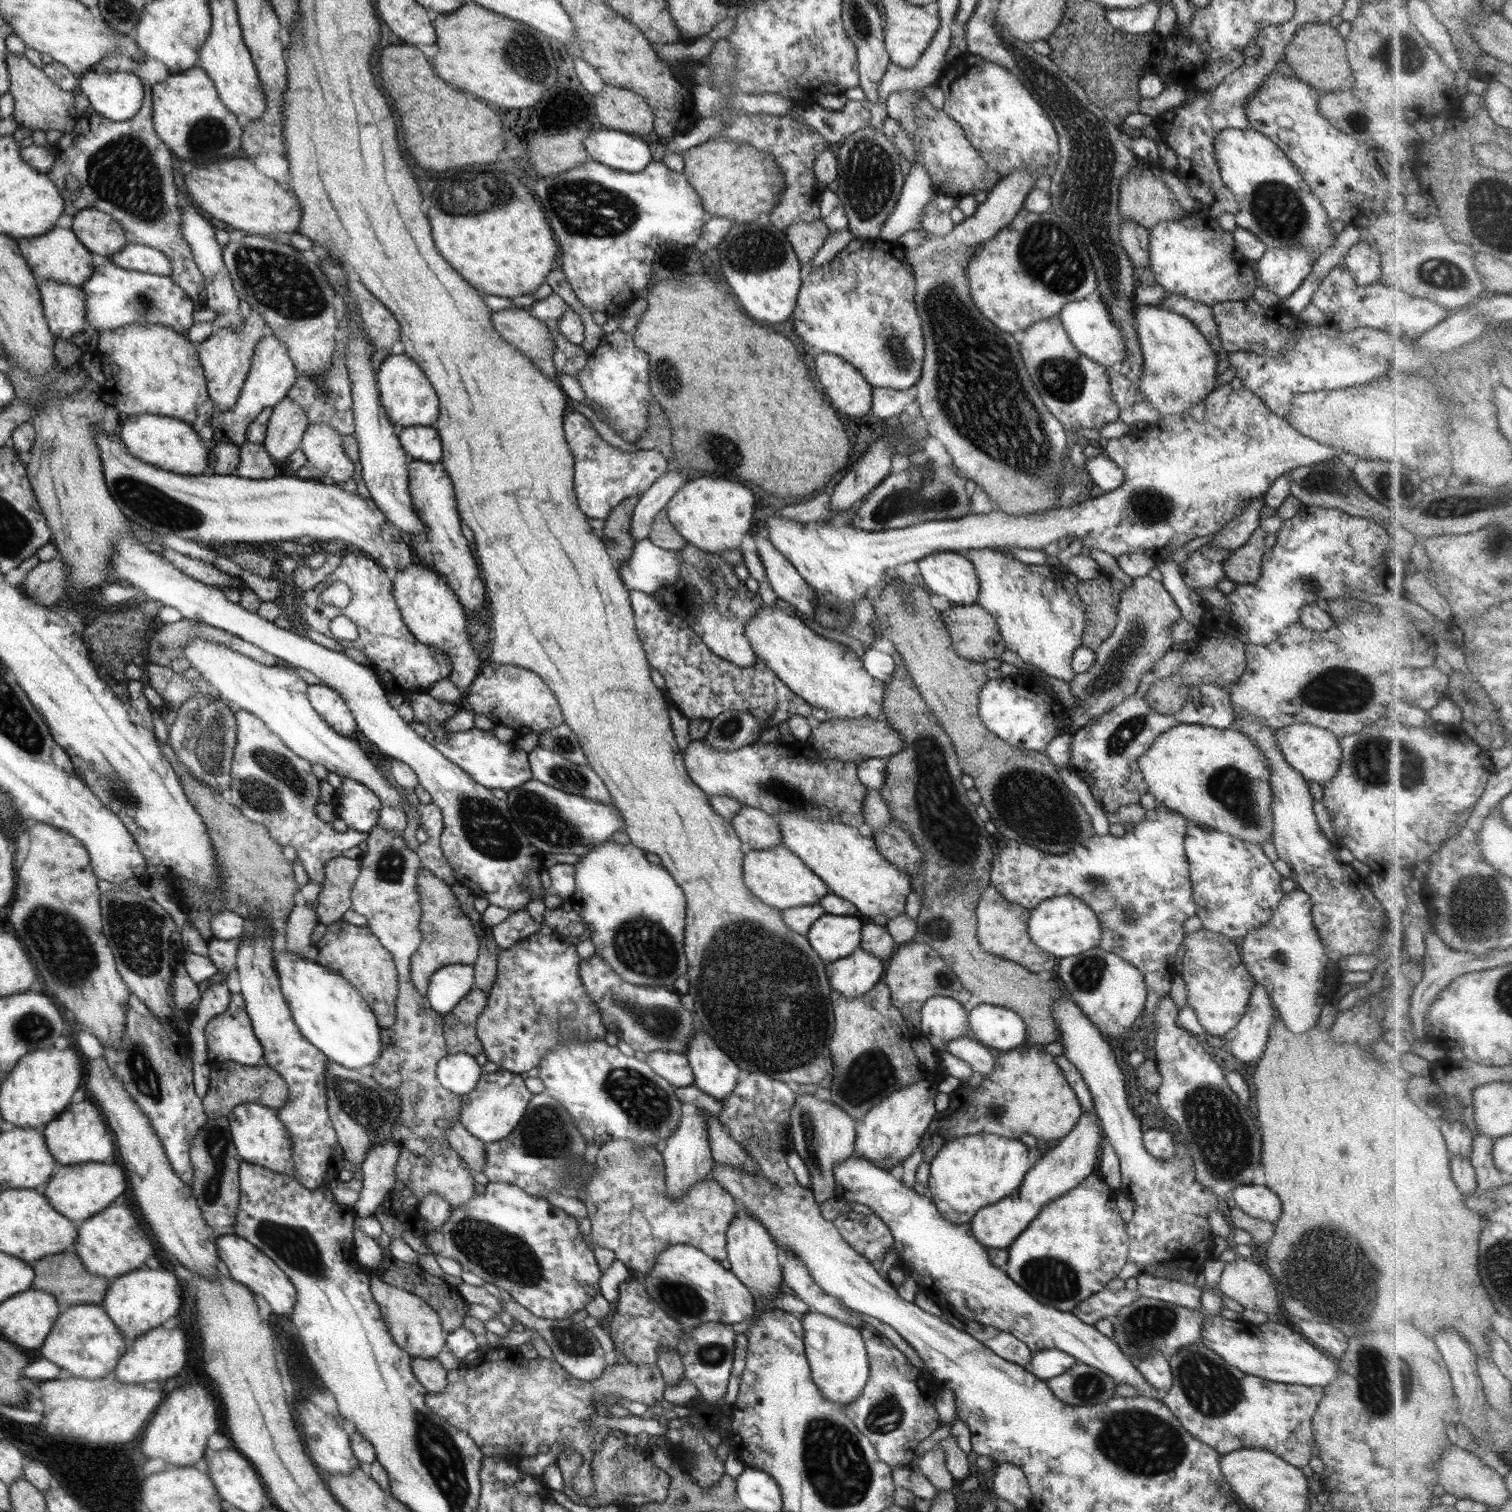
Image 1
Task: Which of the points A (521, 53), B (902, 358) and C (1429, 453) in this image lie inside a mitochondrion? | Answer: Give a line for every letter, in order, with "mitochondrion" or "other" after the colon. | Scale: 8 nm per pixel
A: mitochondrion
B: mitochondrion
C: other

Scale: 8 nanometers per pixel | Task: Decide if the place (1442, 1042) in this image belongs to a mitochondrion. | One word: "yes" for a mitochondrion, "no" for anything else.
no

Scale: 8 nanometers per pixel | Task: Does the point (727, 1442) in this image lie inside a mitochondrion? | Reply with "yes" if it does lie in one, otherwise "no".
no

